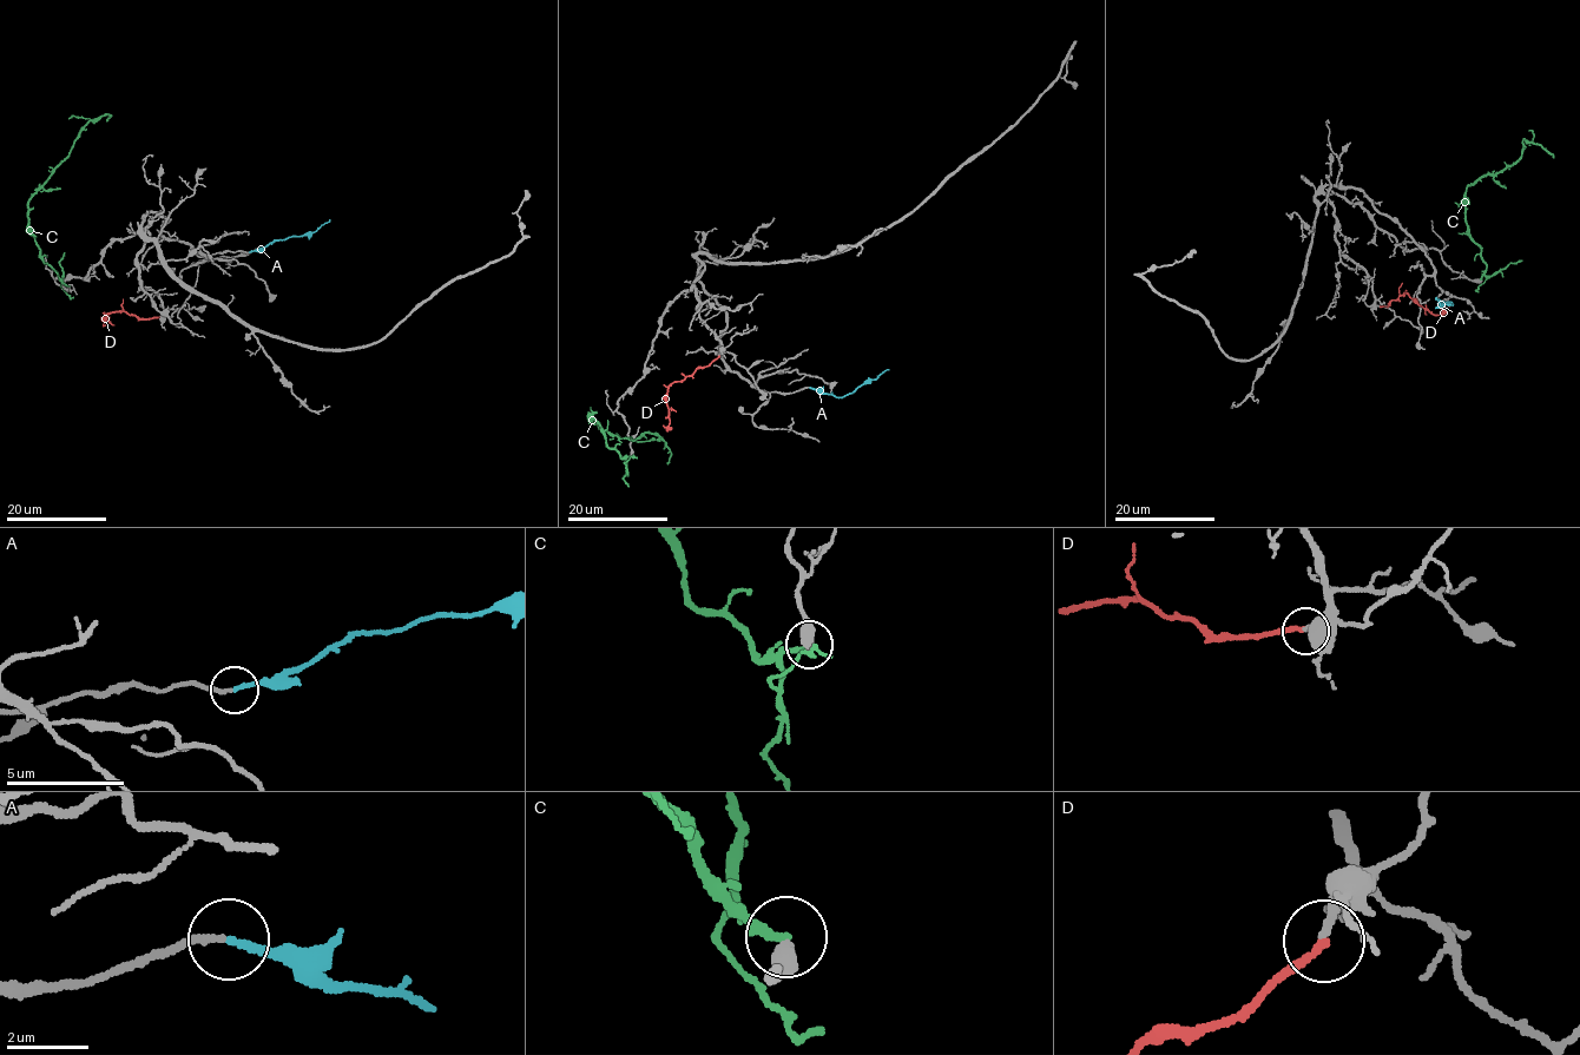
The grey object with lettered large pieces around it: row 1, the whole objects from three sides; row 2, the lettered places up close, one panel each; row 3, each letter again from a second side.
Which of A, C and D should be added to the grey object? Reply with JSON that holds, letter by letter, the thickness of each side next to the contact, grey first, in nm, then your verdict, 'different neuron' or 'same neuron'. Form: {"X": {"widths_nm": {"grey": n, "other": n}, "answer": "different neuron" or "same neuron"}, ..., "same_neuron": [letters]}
{"A": {"widths_nm": {"grey": 180, "other": 180}, "answer": "same neuron"}, "C": {"widths_nm": {"grey": 550, "other": 240}, "answer": "different neuron"}, "D": {"widths_nm": {"grey": 200, "other": 200}, "answer": "same neuron"}, "same_neuron": ["A", "D"]}

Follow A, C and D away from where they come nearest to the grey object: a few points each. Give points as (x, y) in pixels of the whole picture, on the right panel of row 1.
A: (1437, 298), (1452, 305), (1440, 305), (1436, 297)
C: (1480, 278), (1486, 263), (1466, 222), (1467, 186), (1518, 162), (1525, 139), (1540, 145), (1554, 158)
D: (1380, 307), (1388, 307), (1403, 292), (1434, 314), (1449, 307)

